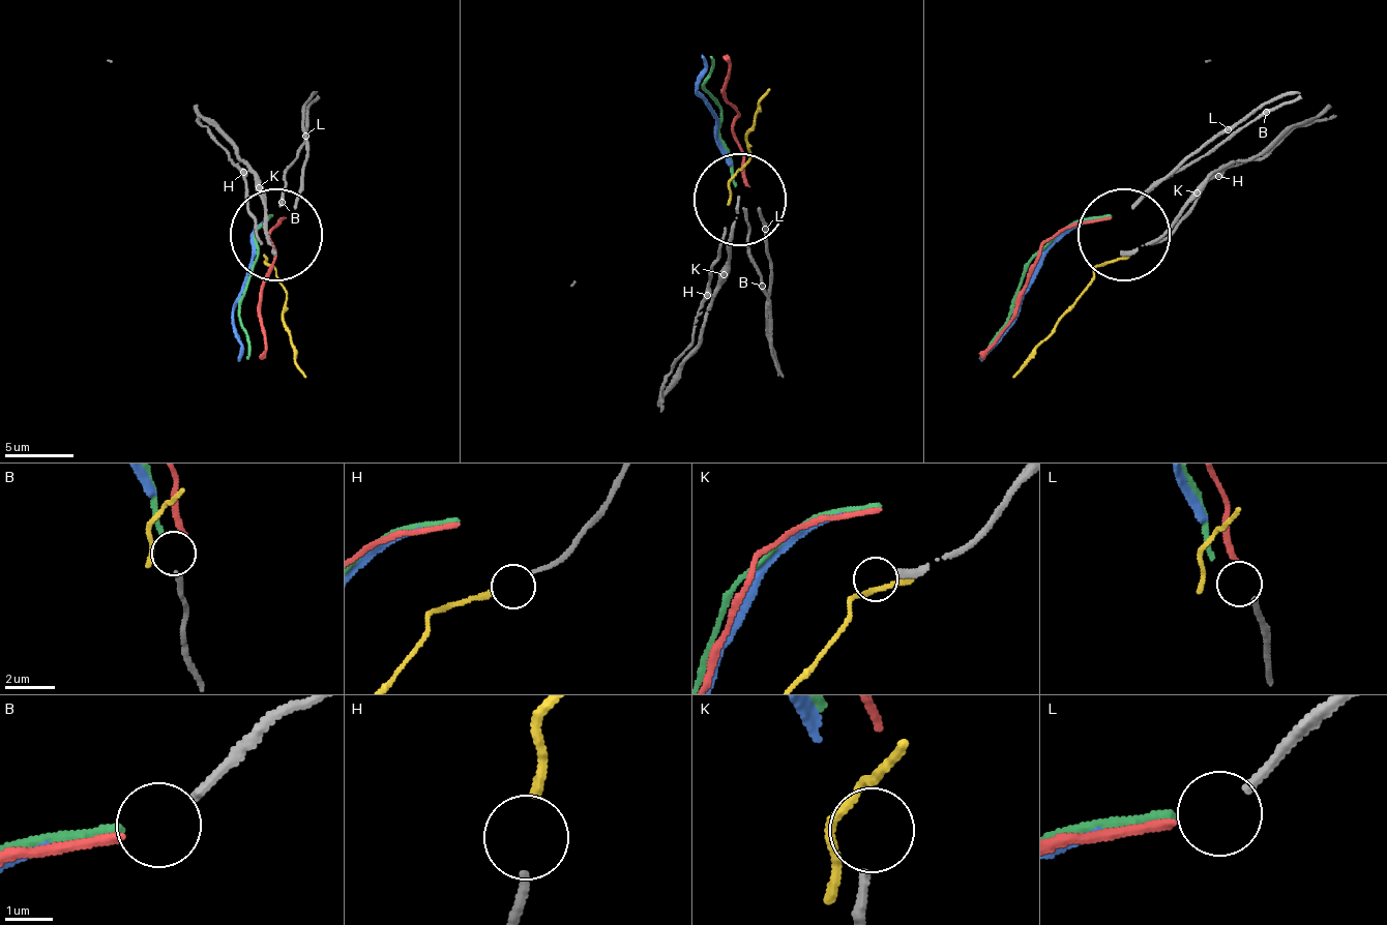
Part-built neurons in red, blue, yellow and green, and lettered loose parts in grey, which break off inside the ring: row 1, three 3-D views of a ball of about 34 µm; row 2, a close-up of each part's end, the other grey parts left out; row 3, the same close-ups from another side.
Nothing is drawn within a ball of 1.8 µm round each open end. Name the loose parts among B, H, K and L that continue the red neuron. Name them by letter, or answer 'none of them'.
L

